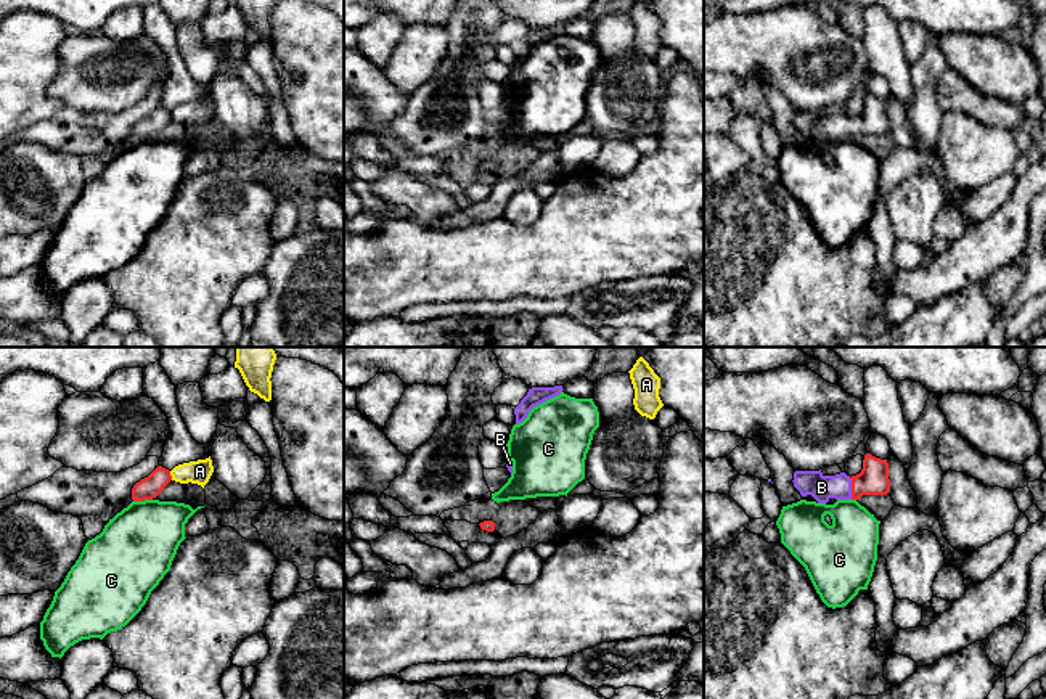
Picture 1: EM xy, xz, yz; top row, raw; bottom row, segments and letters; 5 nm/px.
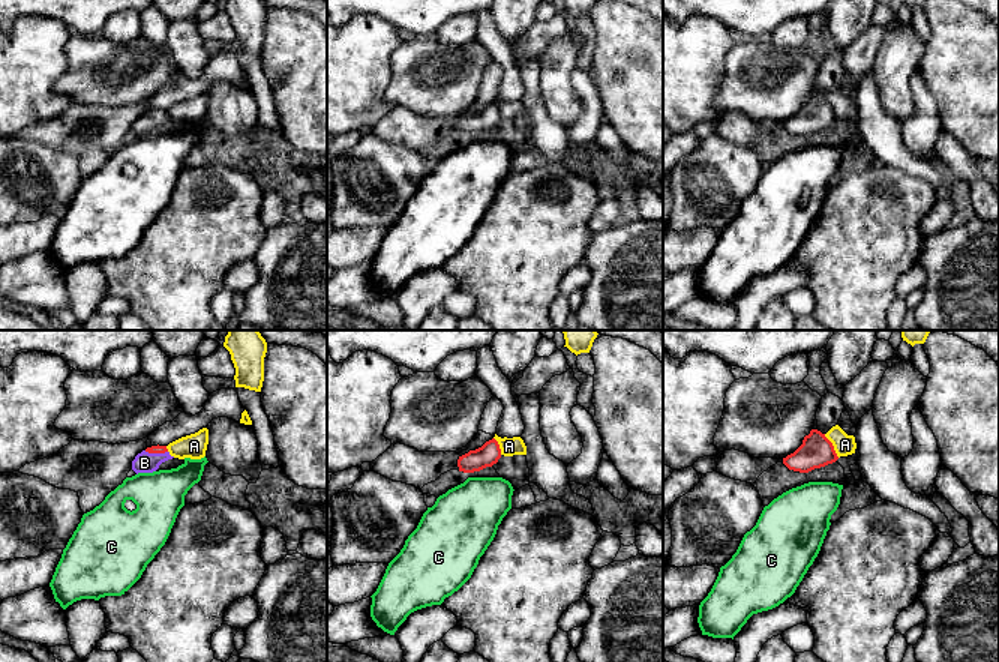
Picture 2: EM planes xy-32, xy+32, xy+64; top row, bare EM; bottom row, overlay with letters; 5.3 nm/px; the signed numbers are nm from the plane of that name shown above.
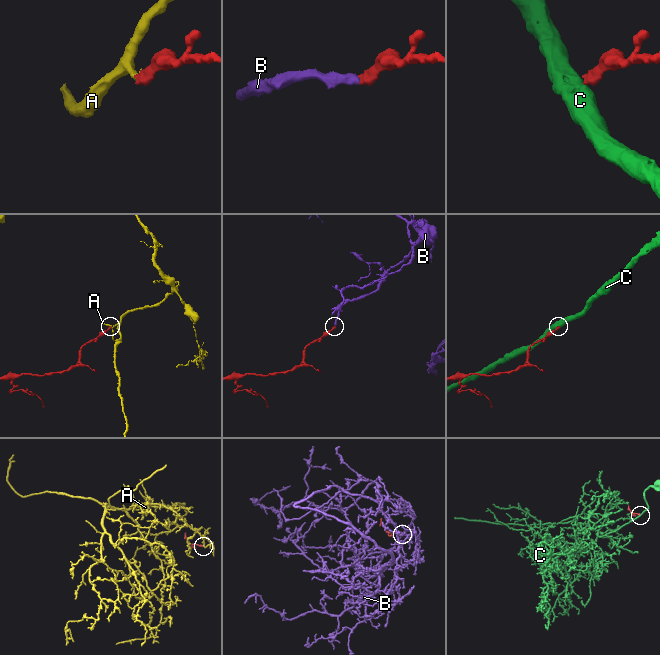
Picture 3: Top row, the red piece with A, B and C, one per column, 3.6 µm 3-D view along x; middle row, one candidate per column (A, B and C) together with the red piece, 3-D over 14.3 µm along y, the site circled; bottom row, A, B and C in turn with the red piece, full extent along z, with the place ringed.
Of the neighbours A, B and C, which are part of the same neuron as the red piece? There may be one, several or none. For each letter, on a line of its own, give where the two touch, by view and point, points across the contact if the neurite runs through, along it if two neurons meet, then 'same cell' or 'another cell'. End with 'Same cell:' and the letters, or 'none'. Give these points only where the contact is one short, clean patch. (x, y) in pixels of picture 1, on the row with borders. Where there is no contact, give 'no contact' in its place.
A: xy (171, 476) | along xy (169, 471), (172, 479) | another cell
B: yz (852, 487) | across yz (873, 479), (852, 487), (821, 487) | same cell
C: xy (142, 500) | along xy (151, 498), (134, 502) | another cell
Same cell: B

